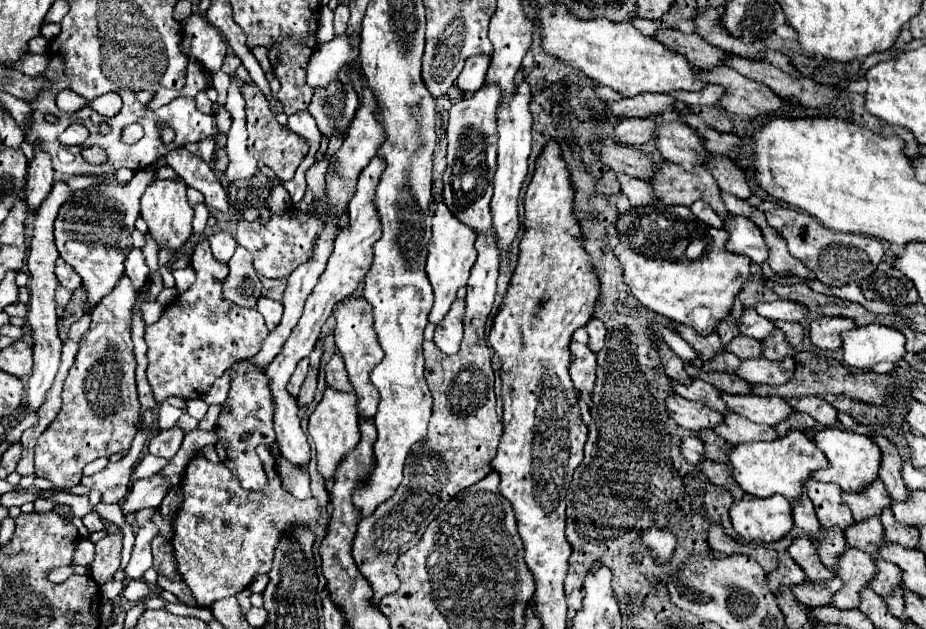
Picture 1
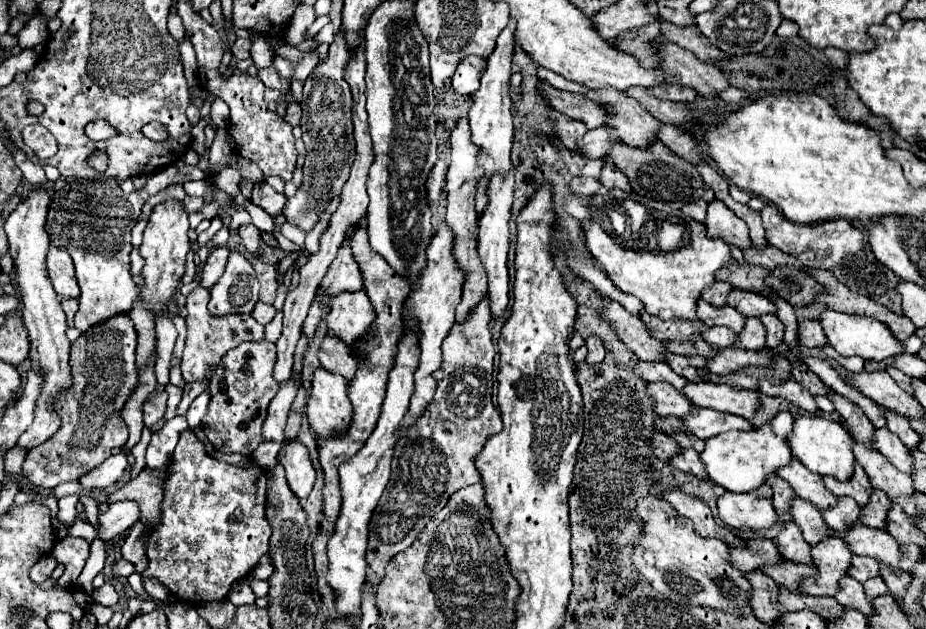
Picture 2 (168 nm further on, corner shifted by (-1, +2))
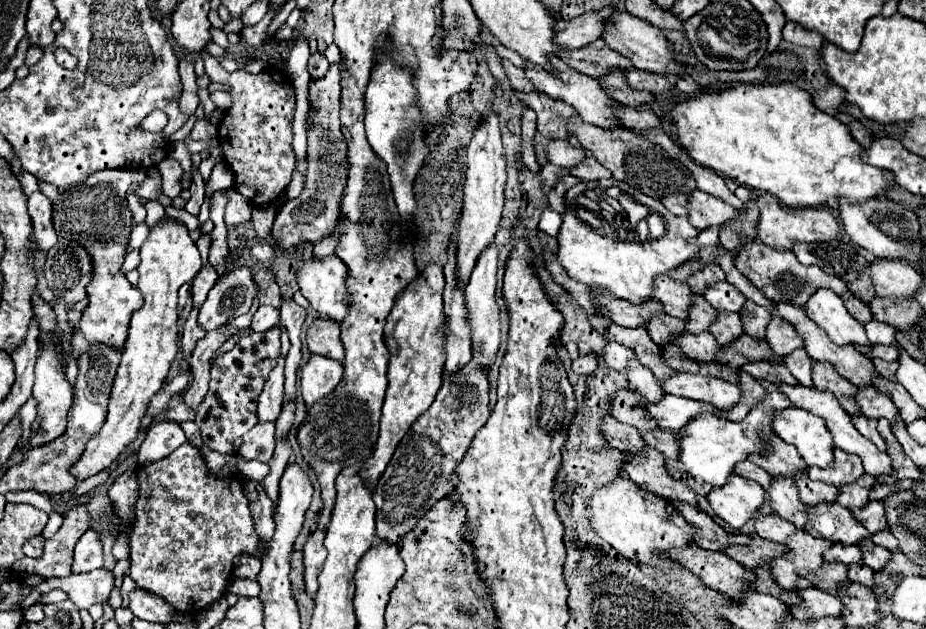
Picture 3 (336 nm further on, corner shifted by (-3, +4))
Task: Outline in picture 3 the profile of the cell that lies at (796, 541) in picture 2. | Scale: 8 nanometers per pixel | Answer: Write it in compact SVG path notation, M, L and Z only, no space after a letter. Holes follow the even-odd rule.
M766 515L766 517L756 517L754 519L754 529L760 537L770 539L774 543L784 543L792 533L796 533L796 527L776 515Z

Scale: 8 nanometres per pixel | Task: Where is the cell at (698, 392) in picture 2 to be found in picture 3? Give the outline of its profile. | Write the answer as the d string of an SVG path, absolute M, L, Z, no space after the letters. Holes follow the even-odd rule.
M674 373L672 377L662 379L660 387L668 395L712 403L718 409L732 407L740 399L738 385L716 377L704 377L698 373Z

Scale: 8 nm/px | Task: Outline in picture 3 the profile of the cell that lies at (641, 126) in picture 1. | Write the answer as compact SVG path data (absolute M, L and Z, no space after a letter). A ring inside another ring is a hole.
M562 139L550 141L544 151L546 151L548 163L554 163L554 165L560 165L560 167L566 167L566 169L578 165L588 155L588 153L584 153L584 149L576 149L568 141L562 141Z

